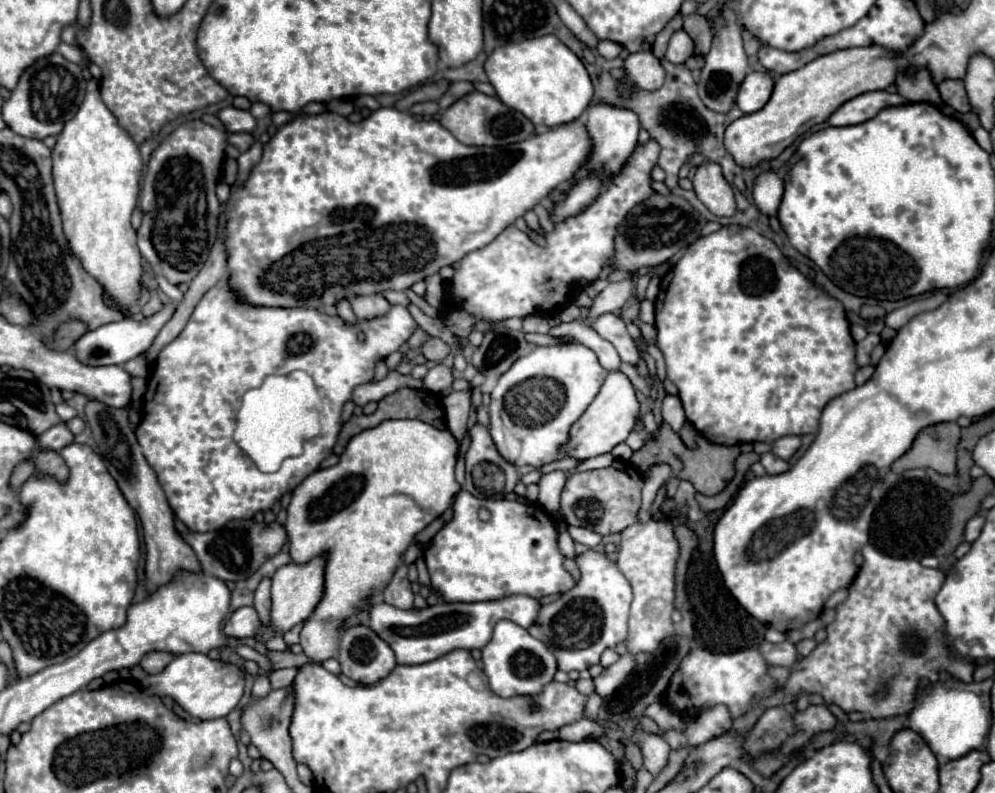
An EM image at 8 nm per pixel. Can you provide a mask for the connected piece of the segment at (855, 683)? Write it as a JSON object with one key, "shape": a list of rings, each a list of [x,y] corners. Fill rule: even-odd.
{"shape":[[[866,544],[866,546],[862,548],[862,556],[864,556],[864,564],[860,566],[860,572],[858,572],[856,580],[854,580],[852,586],[848,588],[850,596],[848,596],[846,602],[842,602],[842,604],[836,608],[836,620],[834,620],[832,624],[828,624],[828,628],[826,628],[828,638],[826,638],[822,644],[818,644],[810,656],[802,658],[800,662],[796,662],[796,664],[790,668],[792,674],[790,674],[788,682],[784,684],[784,688],[786,688],[786,702],[792,702],[792,700],[798,696],[800,690],[806,690],[806,692],[810,692],[810,694],[820,694],[828,704],[834,702],[834,704],[840,706],[844,712],[858,710],[858,712],[870,712],[872,718],[890,718],[890,716],[898,716],[898,714],[910,714],[910,710],[914,708],[916,686],[918,686],[918,680],[920,680],[920,678],[928,678],[930,682],[936,682],[936,680],[938,680],[938,672],[940,672],[940,670],[948,670],[948,672],[954,674],[954,678],[958,678],[958,680],[962,680],[962,682],[972,682],[974,666],[968,664],[968,662],[956,662],[956,660],[952,660],[950,648],[944,646],[944,642],[942,642],[942,626],[944,626],[944,622],[942,622],[942,616],[938,614],[938,610],[936,610],[936,606],[934,606],[934,596],[936,596],[936,592],[940,590],[940,586],[942,586],[942,582],[944,582],[944,574],[942,574],[940,570],[926,568],[926,566],[922,566],[920,562],[916,562],[916,560],[912,560],[912,558],[892,558],[892,556],[886,556],[886,554],[878,552],[872,544]],[[884,682],[890,682],[890,688],[888,688],[886,694],[880,698],[880,686],[882,686]]]}

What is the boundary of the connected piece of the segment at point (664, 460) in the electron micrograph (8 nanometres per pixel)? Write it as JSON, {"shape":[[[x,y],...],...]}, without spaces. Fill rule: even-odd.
{"shape":[[[662,424],[658,434],[654,434],[650,440],[646,440],[646,444],[638,452],[632,454],[630,464],[642,474],[650,472],[650,468],[656,466],[656,464],[668,464],[672,468],[674,476],[678,476],[680,480],[692,482],[696,492],[700,492],[704,496],[714,496],[714,494],[722,492],[726,488],[726,484],[732,480],[732,476],[734,476],[734,460],[740,454],[740,448],[738,446],[712,444],[704,436],[698,436],[698,446],[700,446],[700,450],[688,450],[682,444],[682,440],[680,440],[680,436],[676,432],[668,424]],[[712,464],[714,464],[714,480],[712,480]]]}

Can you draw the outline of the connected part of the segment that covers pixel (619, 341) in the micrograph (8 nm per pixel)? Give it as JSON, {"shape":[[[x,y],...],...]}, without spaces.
{"shape":[[[602,314],[596,322],[594,322],[594,330],[608,342],[614,344],[614,348],[618,350],[622,362],[628,362],[632,366],[638,366],[640,362],[640,354],[638,348],[634,344],[634,340],[630,338],[626,324],[622,318],[614,316],[614,314]]]}

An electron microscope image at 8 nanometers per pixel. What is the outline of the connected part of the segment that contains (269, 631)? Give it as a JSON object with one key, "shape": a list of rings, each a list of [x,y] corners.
{"shape":[[[318,556],[302,566],[298,564],[286,564],[276,570],[272,576],[272,610],[270,610],[270,622],[260,624],[260,632],[256,638],[264,644],[268,644],[274,636],[284,636],[292,626],[304,622],[312,610],[316,608],[318,600],[322,598],[324,590],[324,556]]]}

